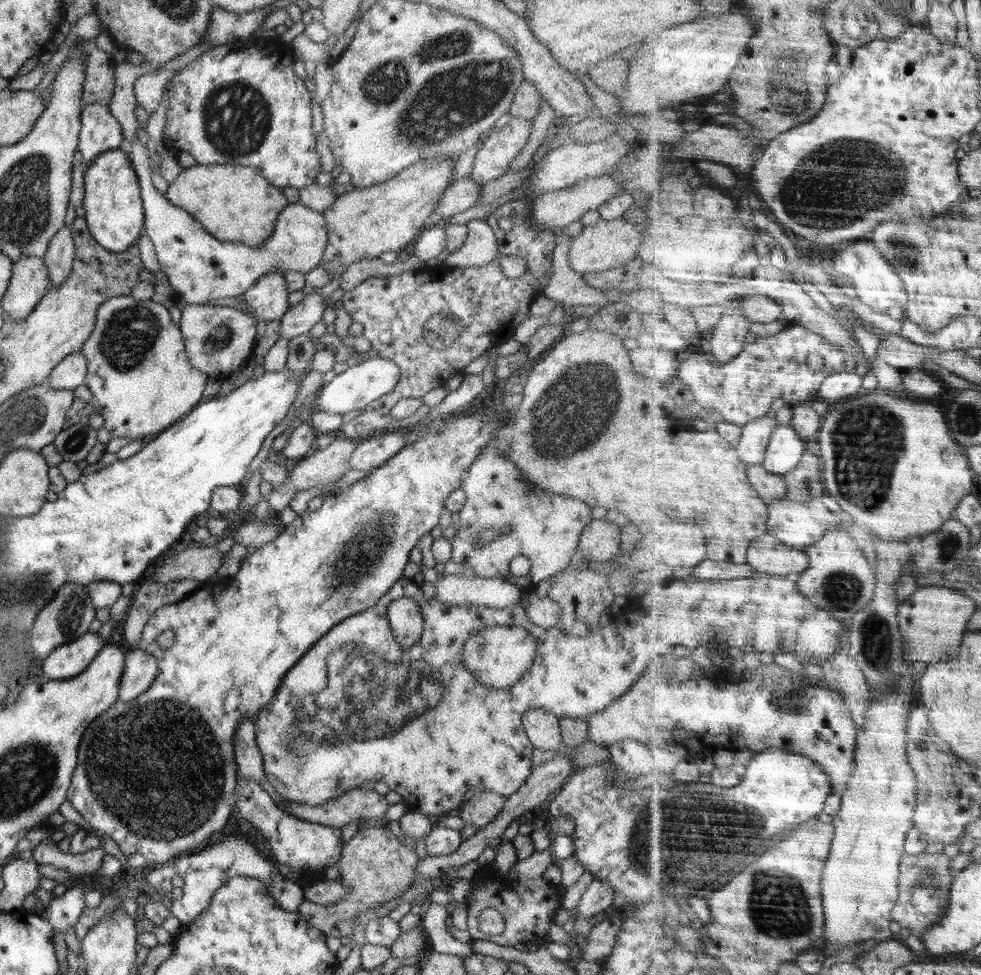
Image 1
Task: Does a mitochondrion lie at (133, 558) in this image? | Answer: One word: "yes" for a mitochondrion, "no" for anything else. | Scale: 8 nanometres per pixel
no

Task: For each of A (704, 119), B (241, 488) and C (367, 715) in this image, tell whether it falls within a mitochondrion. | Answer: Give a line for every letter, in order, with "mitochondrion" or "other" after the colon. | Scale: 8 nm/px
A: other
B: other
C: mitochondrion

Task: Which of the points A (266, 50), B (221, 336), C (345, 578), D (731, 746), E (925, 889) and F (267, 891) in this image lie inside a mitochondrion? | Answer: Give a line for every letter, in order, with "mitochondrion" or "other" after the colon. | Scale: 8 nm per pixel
A: other
B: mitochondrion
C: mitochondrion
D: other
E: mitochondrion
F: other

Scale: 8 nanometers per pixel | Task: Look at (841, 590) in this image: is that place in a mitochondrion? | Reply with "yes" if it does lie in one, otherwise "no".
yes

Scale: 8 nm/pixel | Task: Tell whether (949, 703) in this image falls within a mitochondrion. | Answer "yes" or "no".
no

